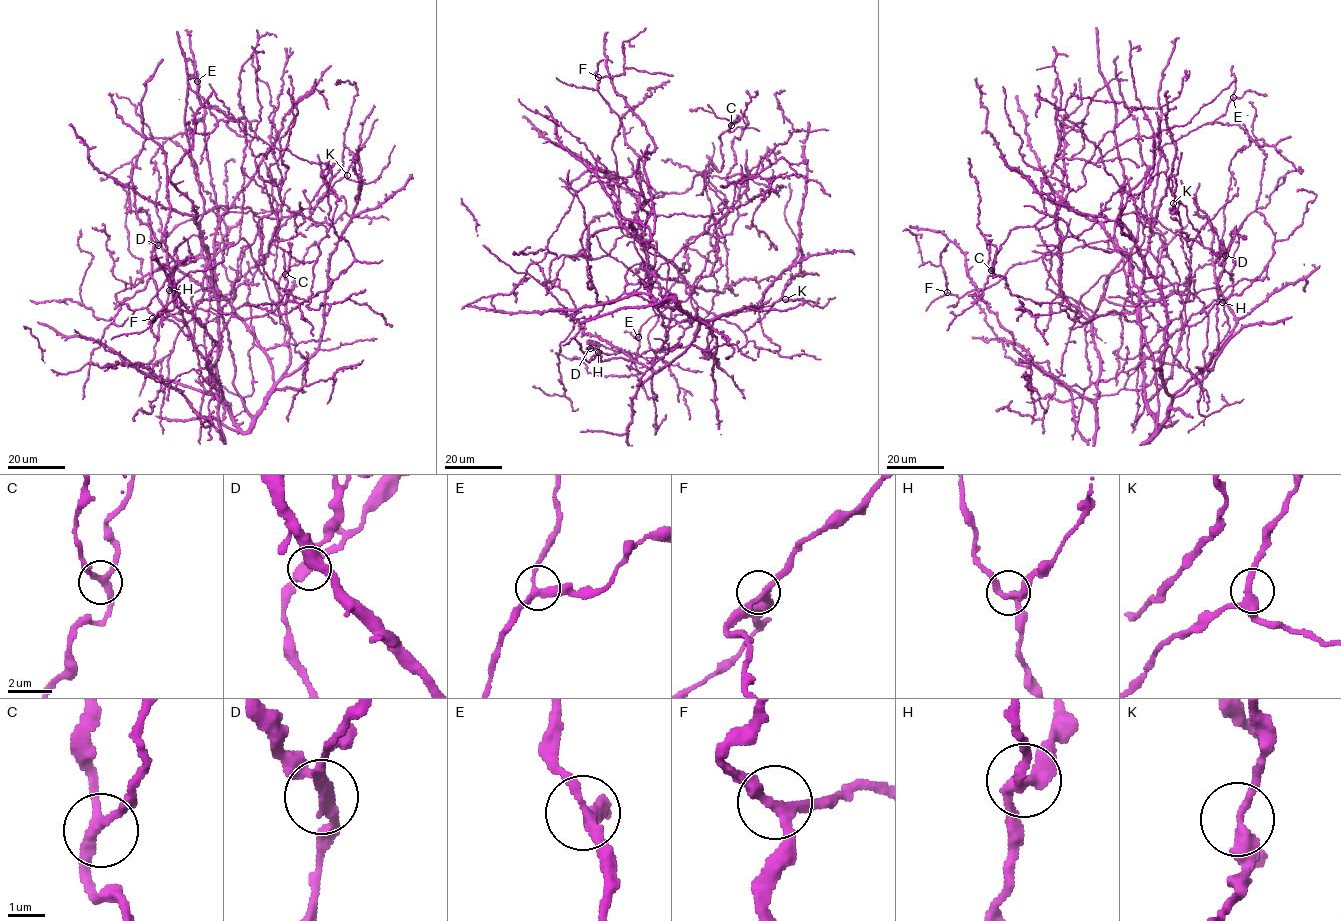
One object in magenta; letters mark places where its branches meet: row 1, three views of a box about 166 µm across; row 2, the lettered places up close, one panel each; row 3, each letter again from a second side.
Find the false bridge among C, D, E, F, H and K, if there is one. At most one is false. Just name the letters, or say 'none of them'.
D

